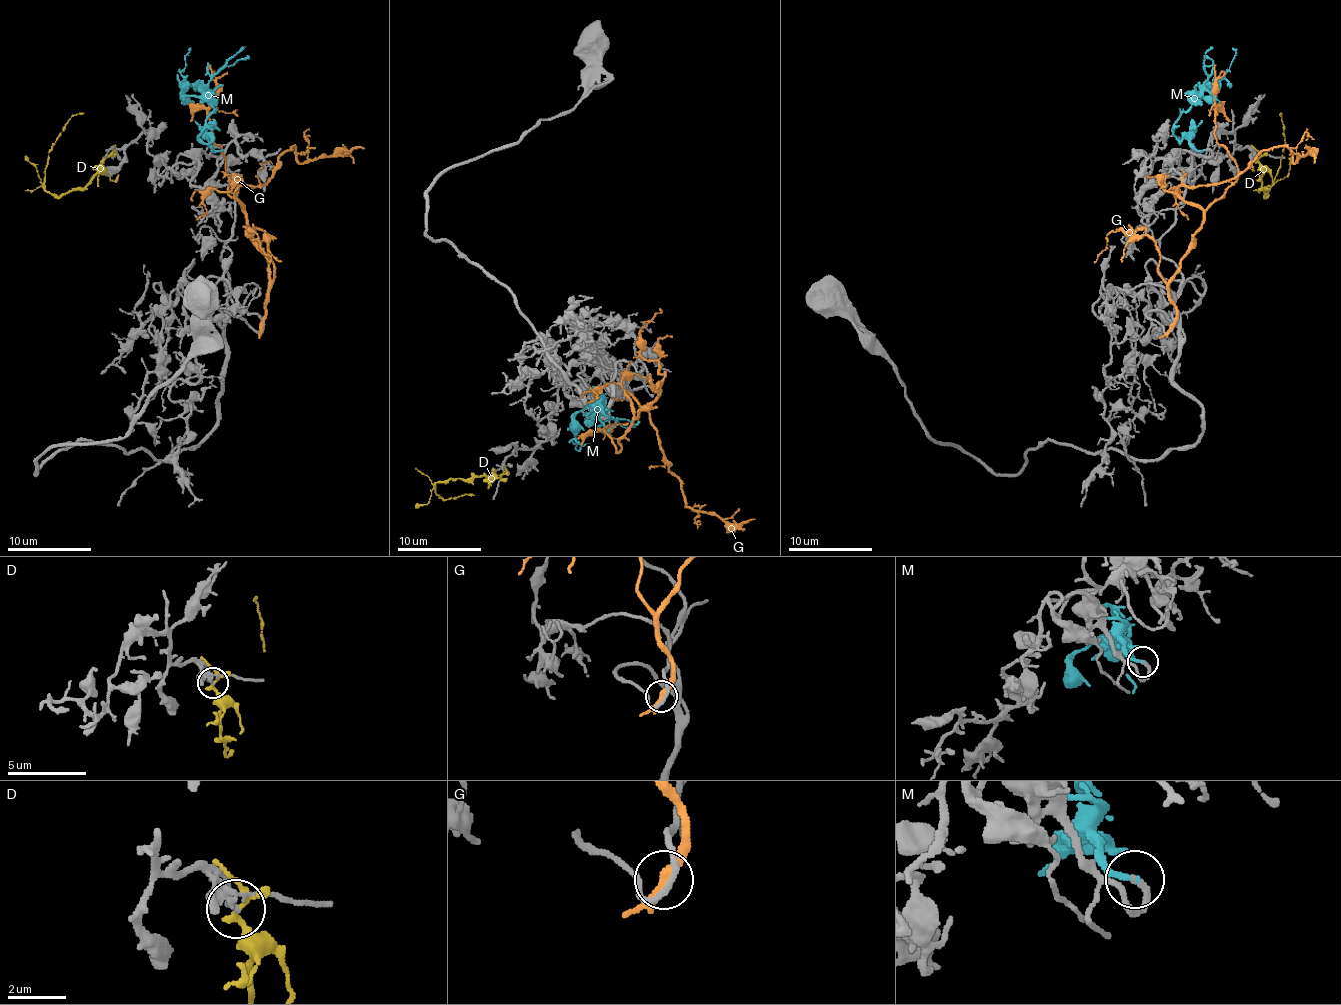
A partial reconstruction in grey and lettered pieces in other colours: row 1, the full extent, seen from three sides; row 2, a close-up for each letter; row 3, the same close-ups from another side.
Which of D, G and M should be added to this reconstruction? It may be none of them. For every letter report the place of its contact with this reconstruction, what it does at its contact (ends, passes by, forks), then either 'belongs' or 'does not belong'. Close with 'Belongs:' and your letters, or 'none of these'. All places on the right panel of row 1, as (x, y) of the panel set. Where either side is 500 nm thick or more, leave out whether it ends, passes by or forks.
D: (1257, 159) | it forks | does not belong
G: (1170, 327) | it passes by | does not belong
M: (1203, 150) | it ends | belongs
Belongs: M

